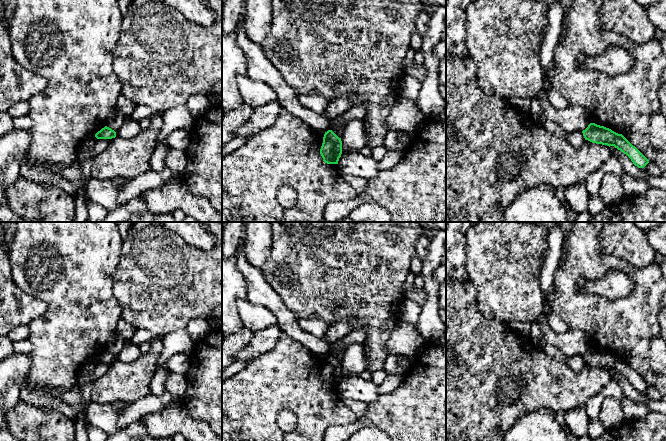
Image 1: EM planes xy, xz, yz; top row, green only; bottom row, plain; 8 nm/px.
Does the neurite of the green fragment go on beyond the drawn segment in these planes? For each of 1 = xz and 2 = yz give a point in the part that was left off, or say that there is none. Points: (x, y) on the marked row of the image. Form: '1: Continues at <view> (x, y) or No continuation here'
1: No continuation here
2: No continuation here

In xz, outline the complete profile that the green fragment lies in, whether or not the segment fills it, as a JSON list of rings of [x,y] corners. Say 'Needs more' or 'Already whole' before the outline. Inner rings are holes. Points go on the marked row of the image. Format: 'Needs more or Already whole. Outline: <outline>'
Already whole. Outline: [[[332,130],[324,134],[320,154],[325,163],[338,164],[342,154],[342,141]]]

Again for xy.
Already whole. Outline: [[[105,126],[95,134],[97,139],[112,139],[116,137],[116,132],[111,128]]]

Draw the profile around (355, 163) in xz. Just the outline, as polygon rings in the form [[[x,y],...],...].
[[[359,151],[342,153],[338,166],[342,173],[363,177],[366,180],[374,178],[380,171],[378,160],[362,155]]]

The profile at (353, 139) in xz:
[[[353,119],[345,123],[342,141],[342,153],[358,152],[366,146],[362,119]]]

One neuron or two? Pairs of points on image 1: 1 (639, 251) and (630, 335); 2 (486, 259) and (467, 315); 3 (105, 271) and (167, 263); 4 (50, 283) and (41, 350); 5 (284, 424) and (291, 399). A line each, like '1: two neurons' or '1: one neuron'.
1: two neurons
2: two neurons
3: two neurons
4: one neuron
5: two neurons

